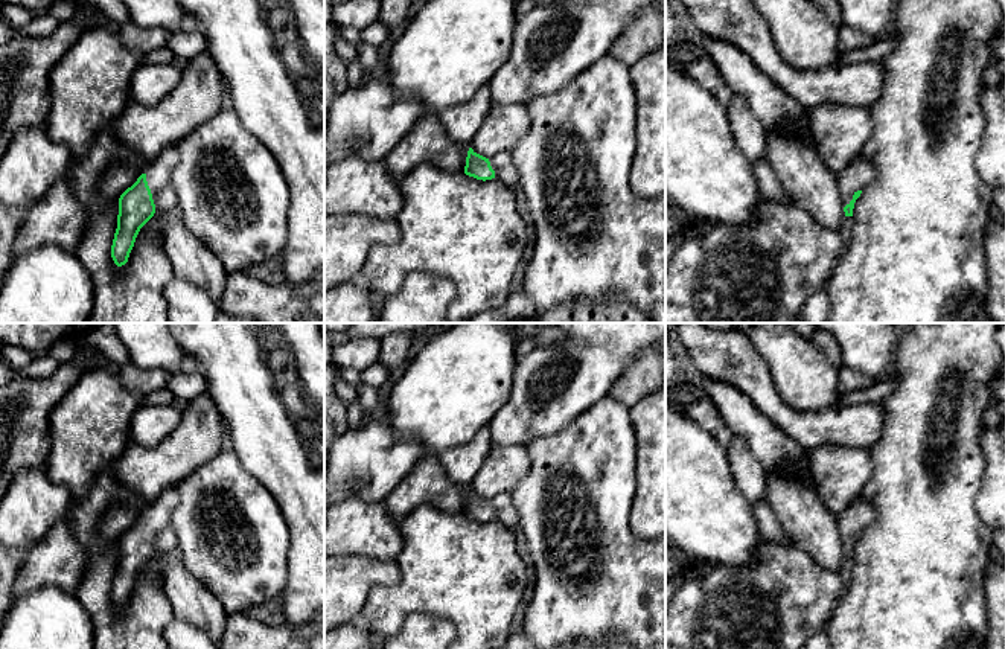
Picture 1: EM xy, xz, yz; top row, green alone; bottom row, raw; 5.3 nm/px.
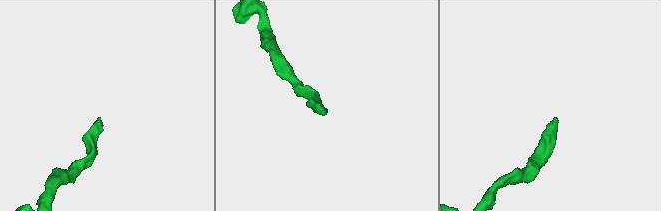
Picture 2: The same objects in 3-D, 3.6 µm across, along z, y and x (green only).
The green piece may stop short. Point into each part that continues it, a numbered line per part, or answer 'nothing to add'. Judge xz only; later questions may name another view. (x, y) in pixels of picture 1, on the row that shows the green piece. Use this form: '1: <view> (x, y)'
1: xz (503, 165)

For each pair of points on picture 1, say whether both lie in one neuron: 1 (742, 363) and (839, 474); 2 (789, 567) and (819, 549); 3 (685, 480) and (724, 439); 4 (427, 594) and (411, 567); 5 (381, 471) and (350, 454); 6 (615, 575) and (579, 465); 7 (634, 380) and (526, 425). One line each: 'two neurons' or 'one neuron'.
1: two neurons
2: two neurons
3: two neurons
4: one neuron
5: one neuron
6: one neuron
7: two neurons

